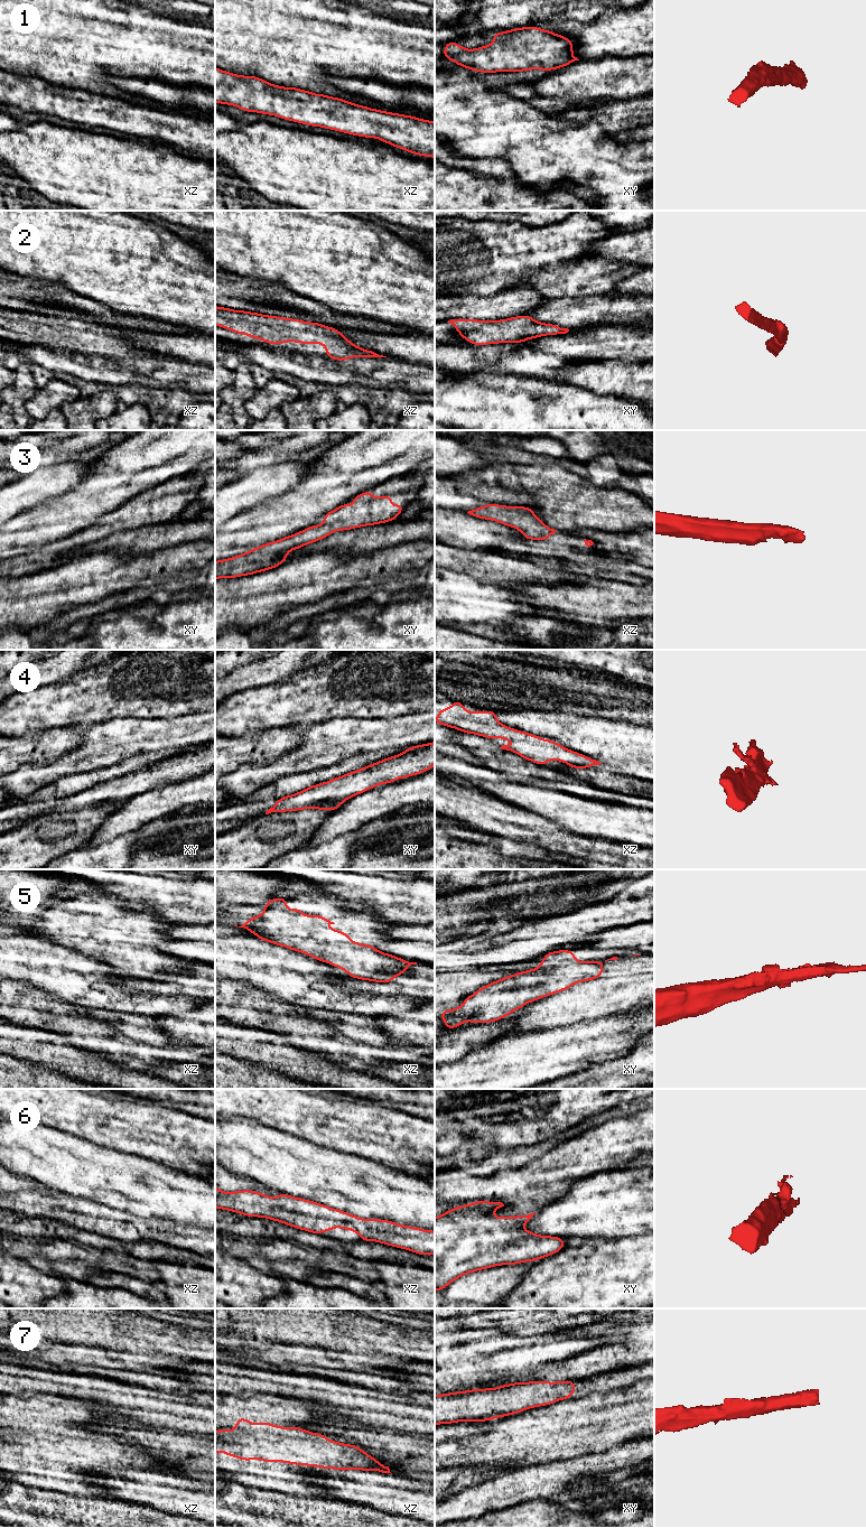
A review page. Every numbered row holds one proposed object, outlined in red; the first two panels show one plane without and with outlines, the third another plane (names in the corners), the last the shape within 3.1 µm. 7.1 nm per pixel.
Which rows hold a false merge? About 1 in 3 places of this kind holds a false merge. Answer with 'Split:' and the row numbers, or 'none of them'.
Split: none of them

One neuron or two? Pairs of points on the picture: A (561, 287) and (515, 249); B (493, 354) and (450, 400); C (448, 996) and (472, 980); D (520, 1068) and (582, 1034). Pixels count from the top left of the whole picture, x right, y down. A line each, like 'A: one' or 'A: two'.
A: one
B: two
C: one
D: one

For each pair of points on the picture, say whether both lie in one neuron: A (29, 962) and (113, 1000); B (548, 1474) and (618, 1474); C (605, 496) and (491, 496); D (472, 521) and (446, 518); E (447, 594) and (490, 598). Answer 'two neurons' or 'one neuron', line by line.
A: one neuron
B: one neuron
C: two neurons
D: one neuron
E: one neuron

